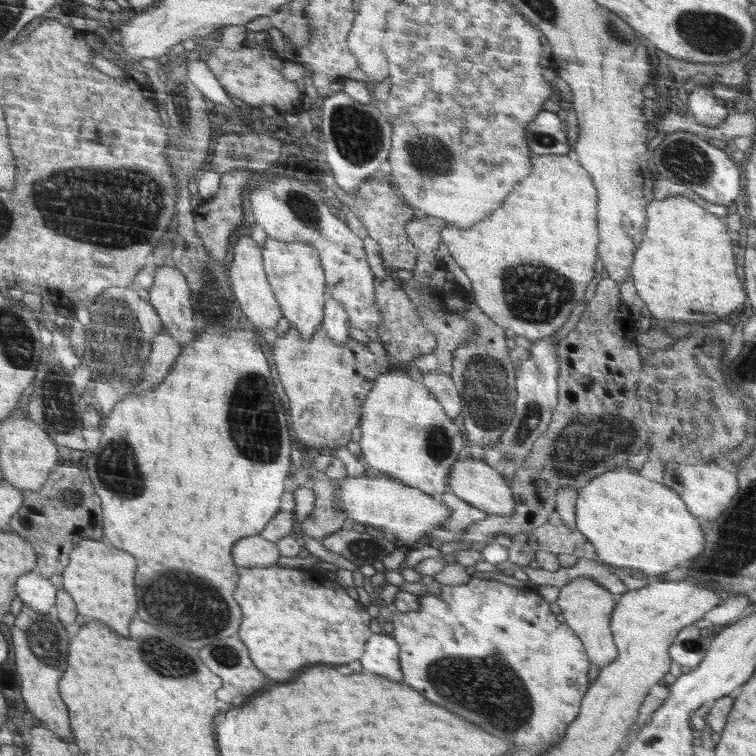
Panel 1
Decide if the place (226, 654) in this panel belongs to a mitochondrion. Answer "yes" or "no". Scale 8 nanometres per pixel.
yes

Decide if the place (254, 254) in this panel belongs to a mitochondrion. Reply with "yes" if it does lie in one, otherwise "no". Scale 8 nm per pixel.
no

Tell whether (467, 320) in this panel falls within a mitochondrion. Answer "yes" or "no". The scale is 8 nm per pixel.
no

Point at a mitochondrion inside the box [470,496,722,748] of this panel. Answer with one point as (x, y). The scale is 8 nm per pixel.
(692, 645)

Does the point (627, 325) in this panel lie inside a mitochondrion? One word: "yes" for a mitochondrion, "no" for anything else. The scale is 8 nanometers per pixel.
no

